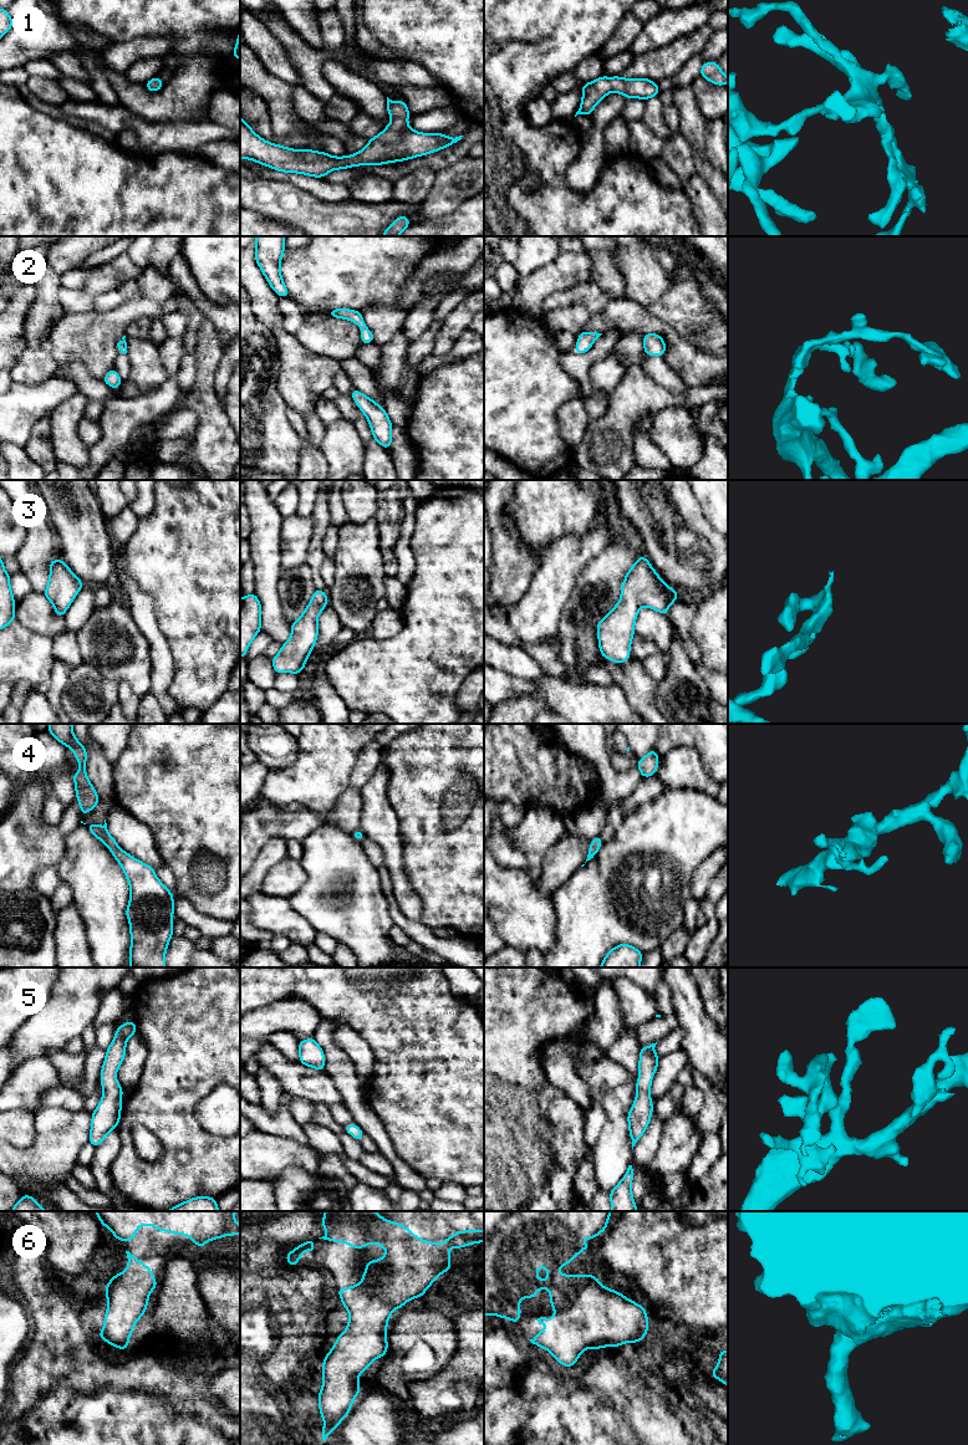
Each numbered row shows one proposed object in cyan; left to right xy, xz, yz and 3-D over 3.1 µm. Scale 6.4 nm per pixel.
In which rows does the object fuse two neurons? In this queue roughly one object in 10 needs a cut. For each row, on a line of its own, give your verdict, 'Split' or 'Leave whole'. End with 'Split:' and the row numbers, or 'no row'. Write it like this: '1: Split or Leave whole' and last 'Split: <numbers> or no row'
1: Leave whole
2: Leave whole
3: Leave whole
4: Leave whole
5: Leave whole
6: Leave whole
Split: no row

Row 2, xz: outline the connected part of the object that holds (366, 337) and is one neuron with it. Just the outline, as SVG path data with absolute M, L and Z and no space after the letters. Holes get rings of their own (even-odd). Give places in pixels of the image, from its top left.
M343 307L330 310L327 312L333 318L345 318L345 320L350 320L350 321L355 322L361 328L361 331L363 332L361 335L361 343L366 344L366 343L375 342L372 331L368 330L365 325L362 312L353 311L353 310L350 310L350 308L343 308Z

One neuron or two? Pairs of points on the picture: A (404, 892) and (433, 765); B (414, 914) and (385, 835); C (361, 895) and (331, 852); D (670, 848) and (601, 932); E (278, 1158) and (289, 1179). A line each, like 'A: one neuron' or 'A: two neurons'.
A: two neurons
B: one neuron
C: one neuron
D: one neuron
E: two neurons

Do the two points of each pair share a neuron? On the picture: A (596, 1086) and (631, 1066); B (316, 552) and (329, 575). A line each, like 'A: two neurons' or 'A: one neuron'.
A: two neurons
B: two neurons

